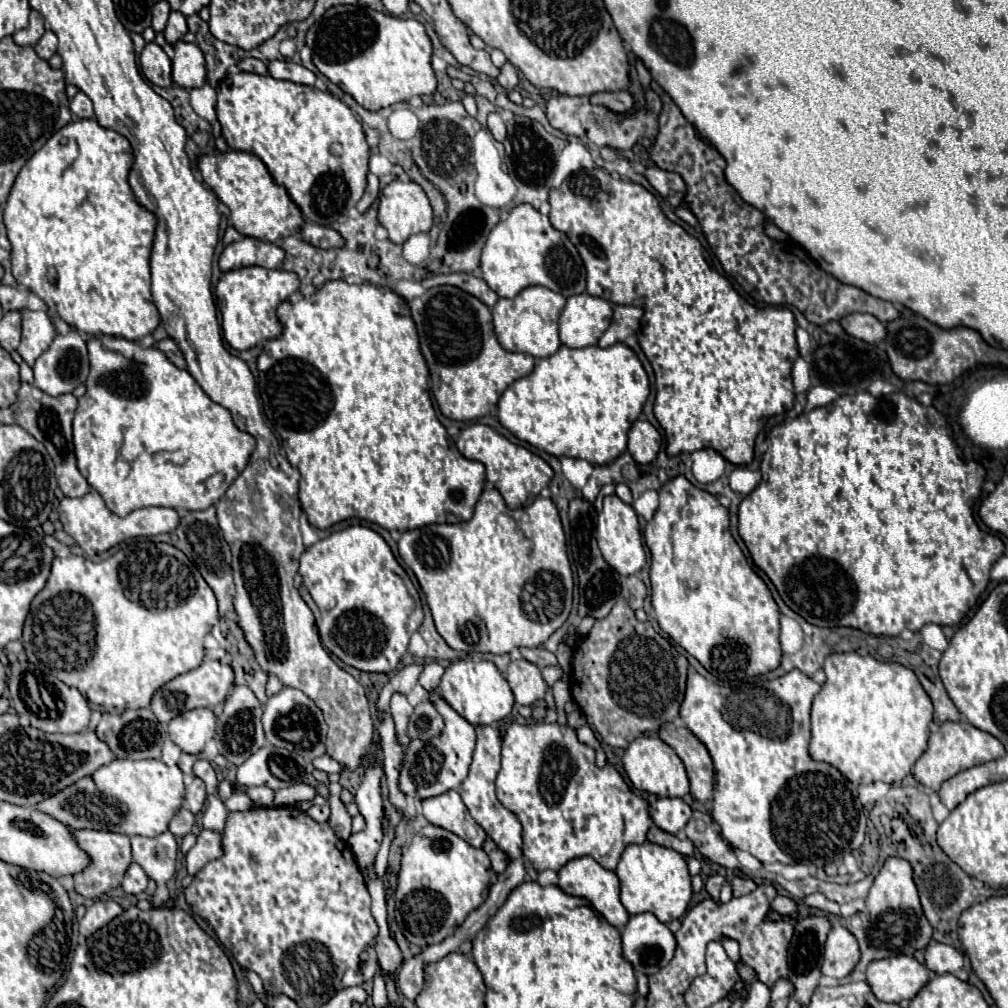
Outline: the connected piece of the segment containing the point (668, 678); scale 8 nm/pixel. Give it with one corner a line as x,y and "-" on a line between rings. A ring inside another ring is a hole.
620,598
612,612
604,620
596,620
590,634
578,644
574,652
574,680
570,690
598,738
608,746
626,748
634,738
642,736
644,732
654,732
664,722
678,716
686,690
686,668
688,660
666,638
662,638
650,622
638,622
628,602

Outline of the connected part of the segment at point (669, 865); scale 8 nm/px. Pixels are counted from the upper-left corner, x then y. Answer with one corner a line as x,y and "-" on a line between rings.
644,842
640,846
632,844
624,850
614,872
620,878
620,902
628,914
650,912
660,922
668,924
672,920
678,920
690,904
692,886
686,860
670,848
652,842

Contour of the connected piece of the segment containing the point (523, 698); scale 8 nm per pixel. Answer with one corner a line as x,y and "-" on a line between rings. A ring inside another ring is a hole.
528,660
510,662
506,670
506,680
516,698
516,704
520,706
530,706
538,700
544,700
546,690
548,690
546,682
542,680
540,670

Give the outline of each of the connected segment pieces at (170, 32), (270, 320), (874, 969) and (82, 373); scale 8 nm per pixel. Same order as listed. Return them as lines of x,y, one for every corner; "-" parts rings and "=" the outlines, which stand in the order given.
170,12
170,18
168,18
168,24
164,28
164,38
168,44
174,44
178,40
184,38
184,34
188,32
188,26
186,26
186,18
180,14
180,12
=
248,266
224,272
216,284
216,304
222,314
222,330
226,342
234,350
250,350
260,340
270,340
280,336
282,326
276,318
276,308
288,296
292,296
300,286
294,272
286,270
266,270
260,266
=
912,956
874,960
866,968
866,982
880,1002
910,1000
928,978
928,968
=
72,330
66,336
58,334
52,340
52,344
48,346
48,350
38,356
38,360
34,362
32,368
34,368
34,386
38,386
42,392
46,392
50,396
68,394
78,384
84,384
86,378
88,378
88,350
86,350
86,342
82,340
82,336
76,330

